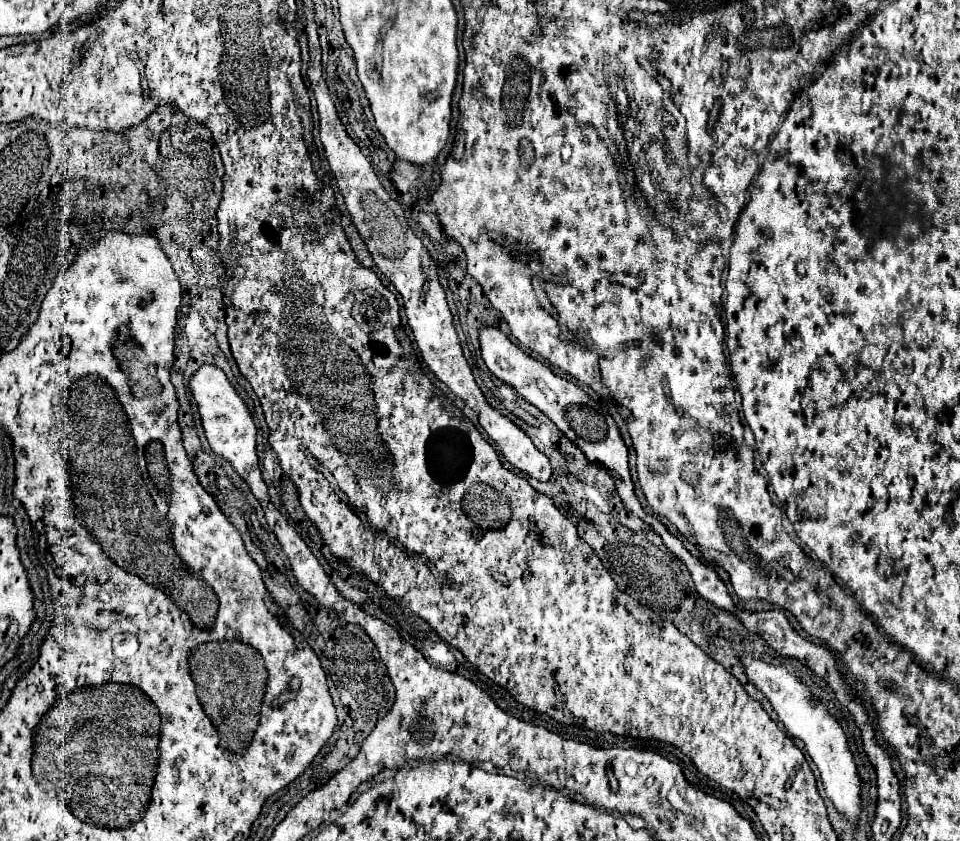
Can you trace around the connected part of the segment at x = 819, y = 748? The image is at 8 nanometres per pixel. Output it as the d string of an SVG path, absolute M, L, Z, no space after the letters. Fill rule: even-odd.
M744 657L742 665L746 669L748 679L768 697L768 701L772 703L774 711L778 713L780 721L786 725L788 733L792 737L798 737L806 745L810 759L816 763L816 767L820 771L828 799L834 801L836 809L842 811L850 819L850 823L858 823L862 781L856 773L856 765L854 765L852 753L848 749L848 739L846 739L846 733L842 731L840 723L826 711L824 705L820 705L820 701L816 701L812 697L808 687L802 685L784 667L772 667L754 657Z

